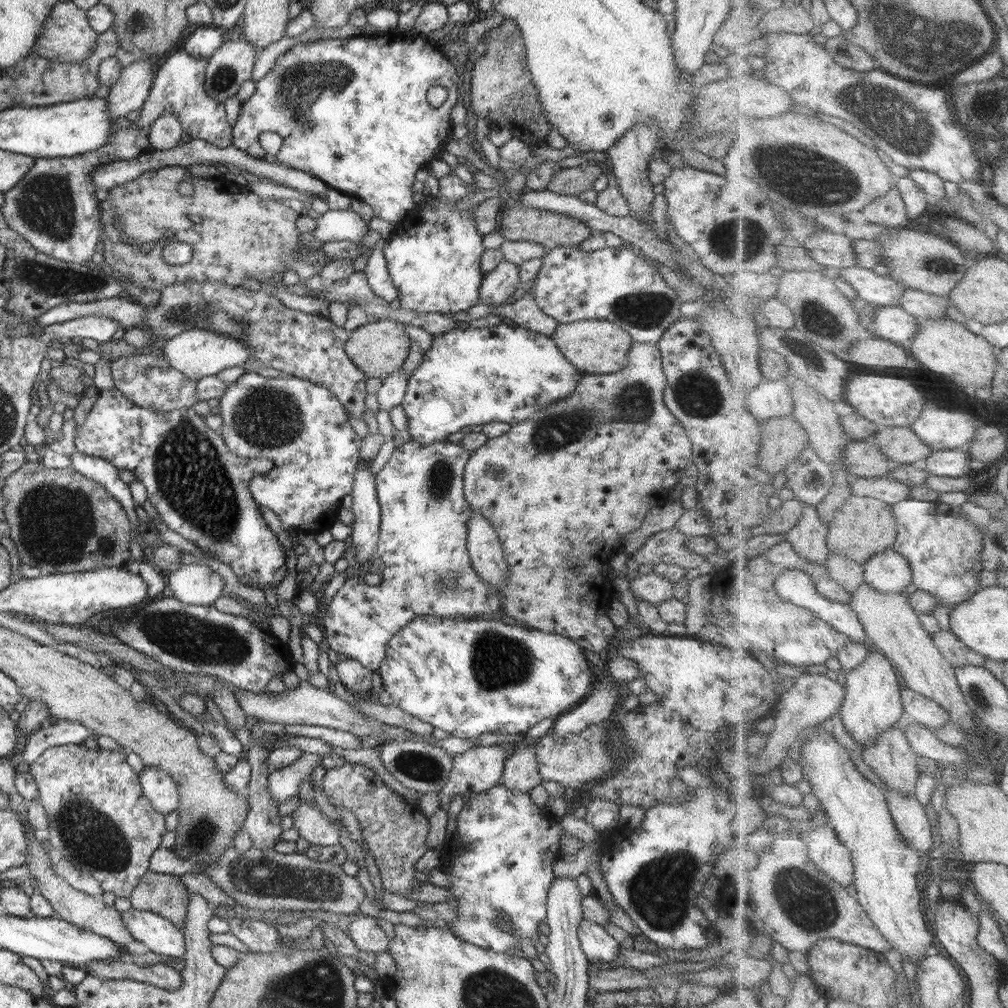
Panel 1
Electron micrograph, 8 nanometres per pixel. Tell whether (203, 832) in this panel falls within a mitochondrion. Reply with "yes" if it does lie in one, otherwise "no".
yes

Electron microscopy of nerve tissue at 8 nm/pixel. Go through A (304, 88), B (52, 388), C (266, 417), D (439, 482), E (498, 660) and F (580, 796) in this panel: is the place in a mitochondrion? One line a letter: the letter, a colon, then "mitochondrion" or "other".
A: mitochondrion
B: other
C: mitochondrion
D: mitochondrion
E: mitochondrion
F: other

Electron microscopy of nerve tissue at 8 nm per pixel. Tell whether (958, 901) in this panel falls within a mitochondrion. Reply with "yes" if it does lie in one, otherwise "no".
no

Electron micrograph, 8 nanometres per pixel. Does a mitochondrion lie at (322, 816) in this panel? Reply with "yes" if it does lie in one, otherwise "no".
no

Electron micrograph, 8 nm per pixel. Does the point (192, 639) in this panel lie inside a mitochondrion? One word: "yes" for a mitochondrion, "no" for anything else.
yes

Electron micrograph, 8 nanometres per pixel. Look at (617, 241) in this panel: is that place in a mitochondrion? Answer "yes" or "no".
no

